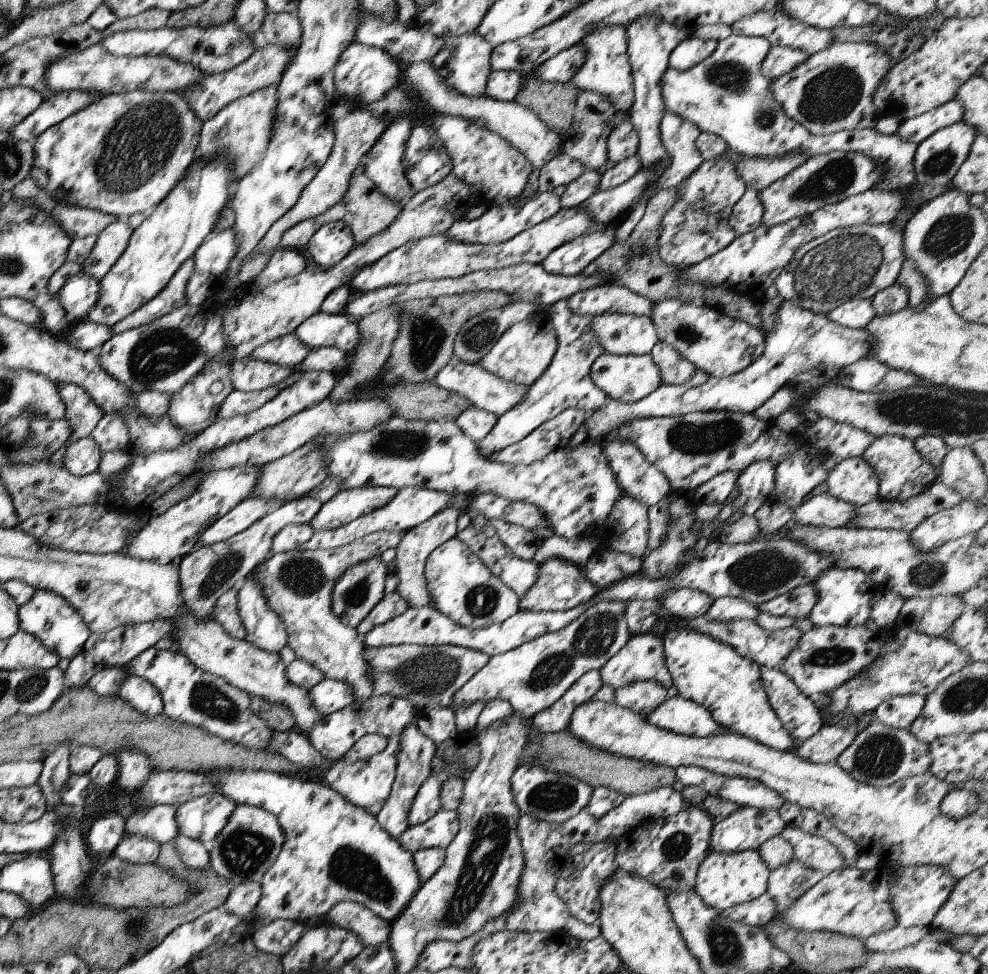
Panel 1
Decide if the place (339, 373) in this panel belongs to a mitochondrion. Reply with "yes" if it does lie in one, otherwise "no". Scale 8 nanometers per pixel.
no

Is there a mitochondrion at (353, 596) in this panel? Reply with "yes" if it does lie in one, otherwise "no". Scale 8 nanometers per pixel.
yes

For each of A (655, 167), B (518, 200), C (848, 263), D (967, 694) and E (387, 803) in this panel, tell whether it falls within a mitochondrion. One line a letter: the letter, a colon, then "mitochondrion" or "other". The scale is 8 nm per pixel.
A: other
B: other
C: mitochondrion
D: mitochondrion
E: other

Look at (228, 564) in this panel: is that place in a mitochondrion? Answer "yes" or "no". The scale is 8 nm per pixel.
yes

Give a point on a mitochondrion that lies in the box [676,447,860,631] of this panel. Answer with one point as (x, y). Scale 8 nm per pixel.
(764, 570)

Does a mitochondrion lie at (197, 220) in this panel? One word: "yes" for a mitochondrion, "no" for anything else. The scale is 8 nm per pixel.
no

